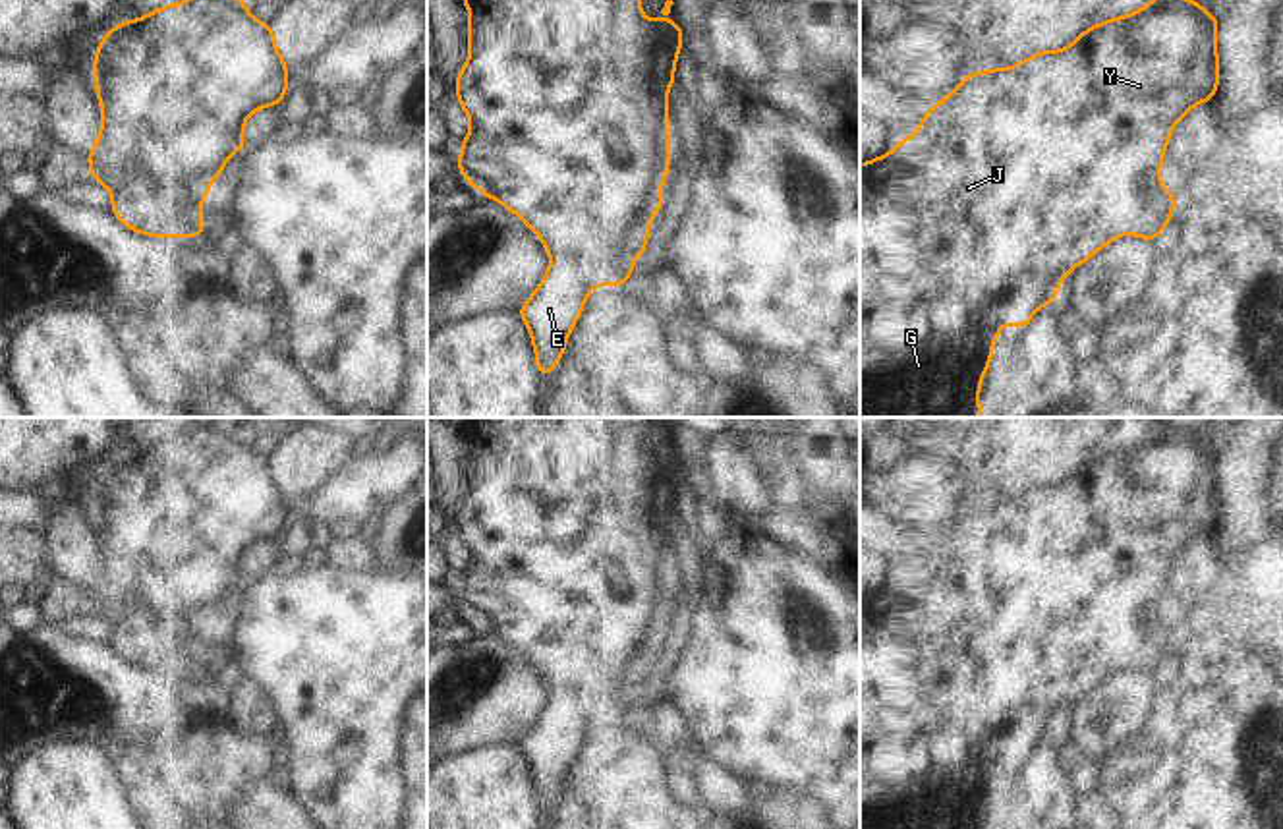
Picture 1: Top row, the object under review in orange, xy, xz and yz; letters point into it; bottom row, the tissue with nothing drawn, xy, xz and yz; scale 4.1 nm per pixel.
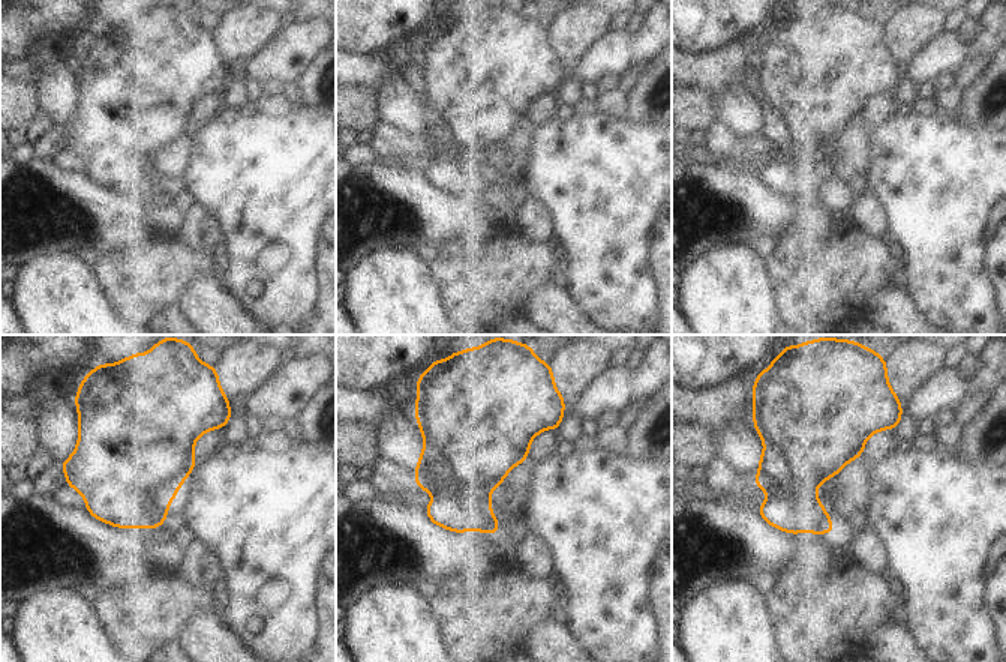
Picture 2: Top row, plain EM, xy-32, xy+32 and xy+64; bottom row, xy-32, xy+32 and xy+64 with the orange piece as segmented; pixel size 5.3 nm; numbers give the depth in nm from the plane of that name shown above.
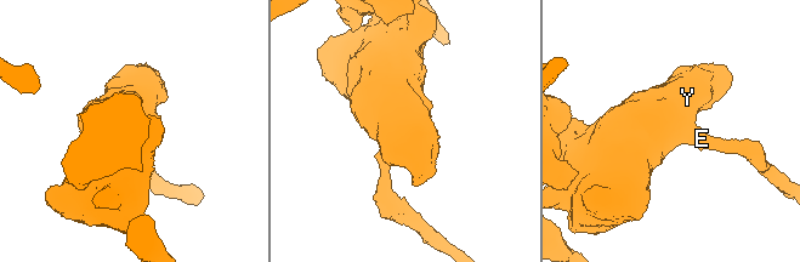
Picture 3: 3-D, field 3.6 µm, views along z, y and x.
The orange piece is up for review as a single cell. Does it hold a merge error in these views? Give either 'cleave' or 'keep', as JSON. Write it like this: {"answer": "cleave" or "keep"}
{"answer": "keep"}

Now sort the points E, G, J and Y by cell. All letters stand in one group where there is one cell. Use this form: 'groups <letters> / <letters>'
groups E G J Y

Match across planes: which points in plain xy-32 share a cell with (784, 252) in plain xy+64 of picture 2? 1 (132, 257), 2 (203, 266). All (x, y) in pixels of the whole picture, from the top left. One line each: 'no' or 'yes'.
1: yes
2: yes

